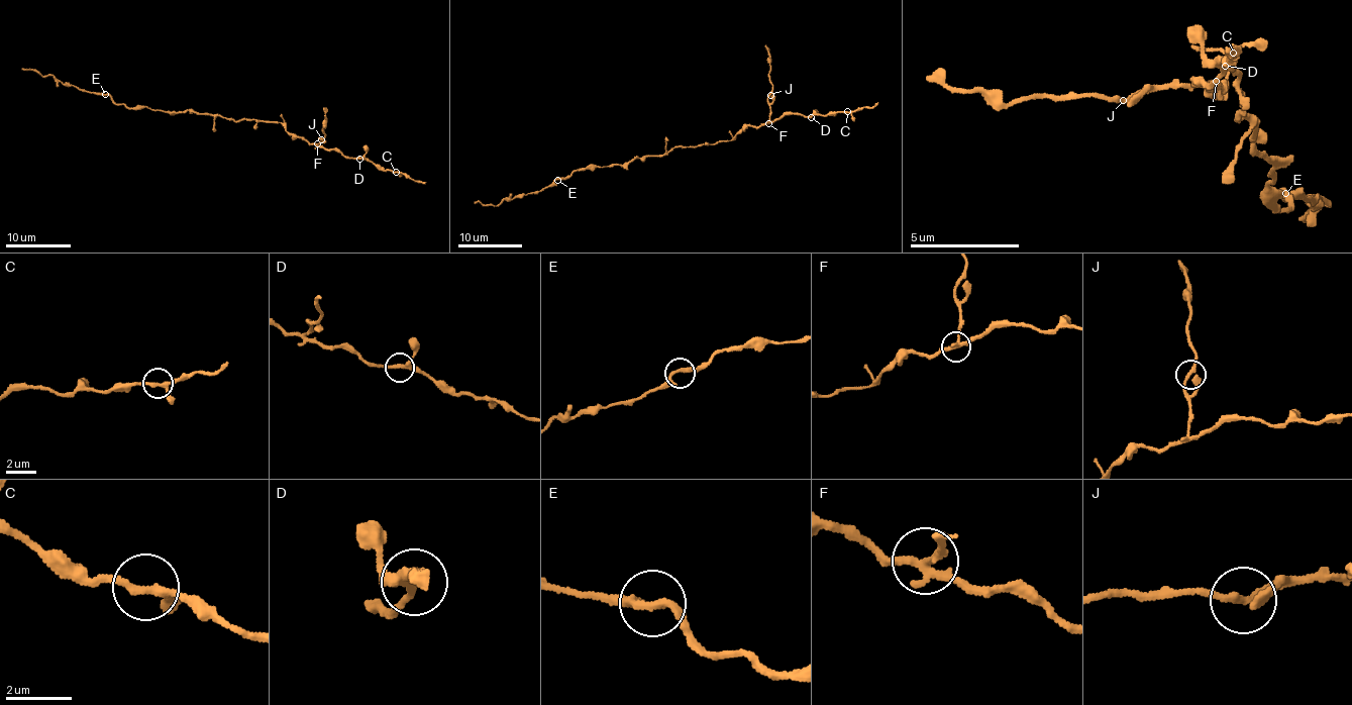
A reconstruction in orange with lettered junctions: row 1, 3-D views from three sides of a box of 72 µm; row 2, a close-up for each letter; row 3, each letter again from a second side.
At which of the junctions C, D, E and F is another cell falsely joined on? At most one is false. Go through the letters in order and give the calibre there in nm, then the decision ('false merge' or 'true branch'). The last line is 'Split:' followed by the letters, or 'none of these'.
C: calibre 200 nm; true branch
D: calibre 200 nm; true branch
E: calibre 190 nm; true branch
F: calibre 220 nm; false merge
Split: F

